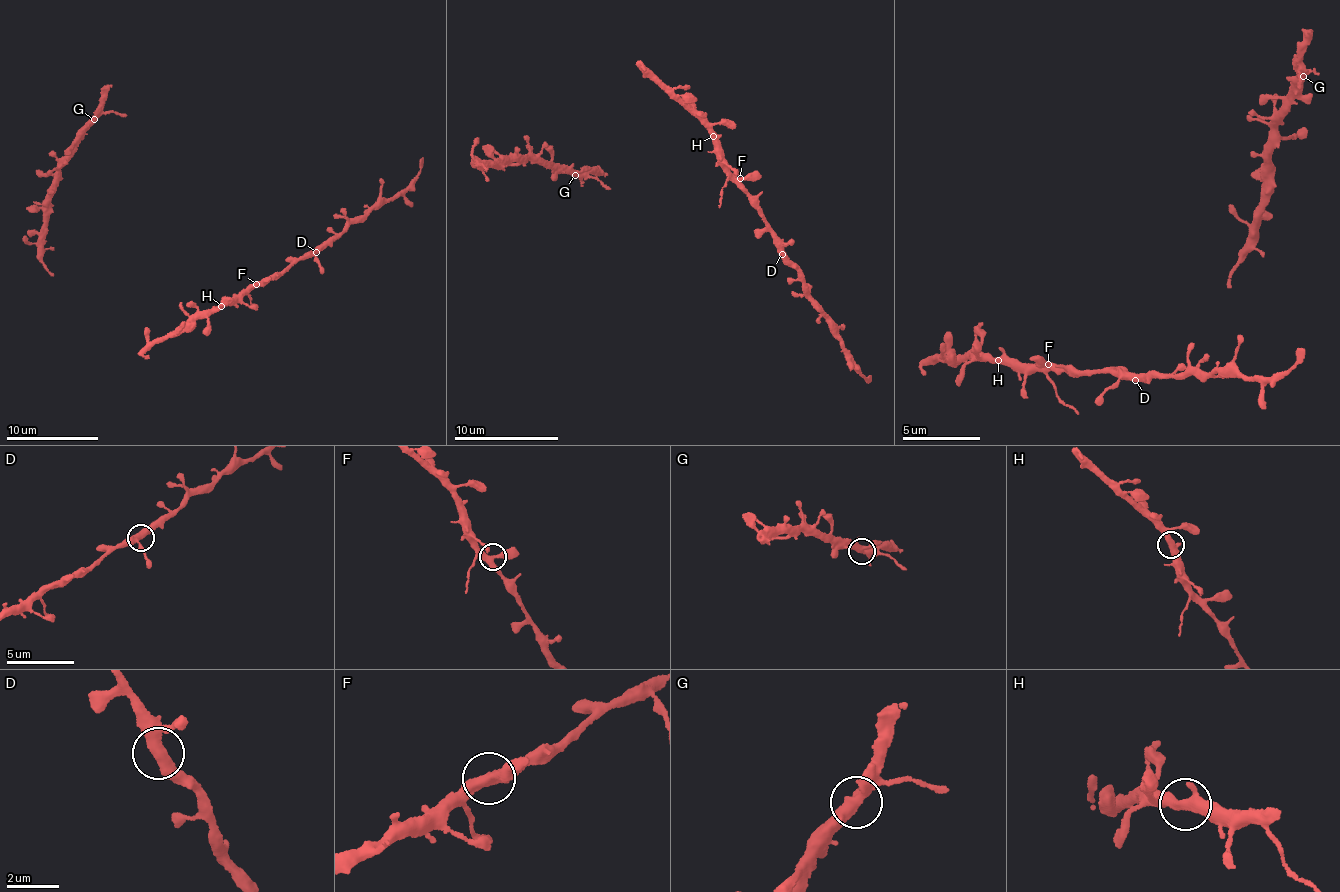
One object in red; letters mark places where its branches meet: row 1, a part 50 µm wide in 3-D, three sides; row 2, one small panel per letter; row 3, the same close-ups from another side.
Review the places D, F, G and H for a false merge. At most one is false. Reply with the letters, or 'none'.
none

